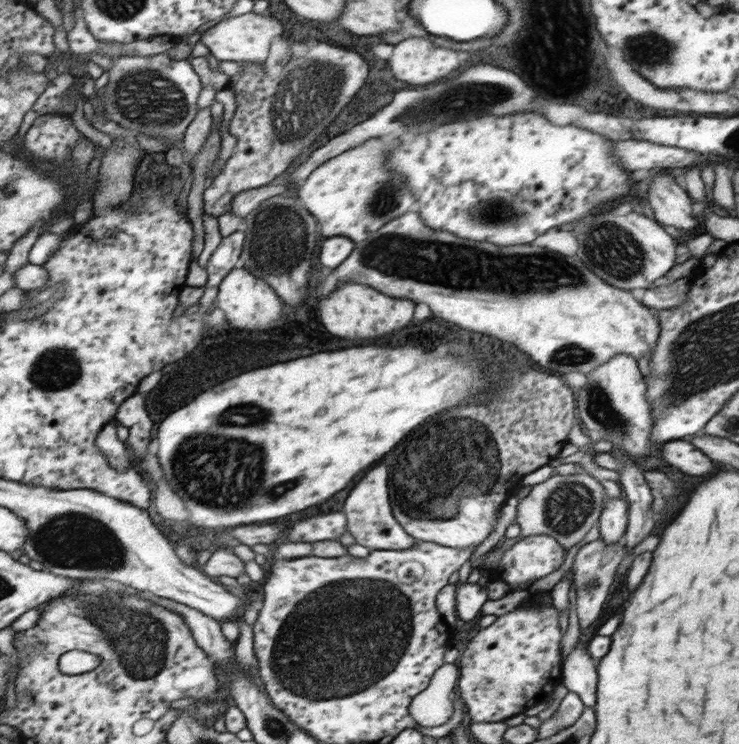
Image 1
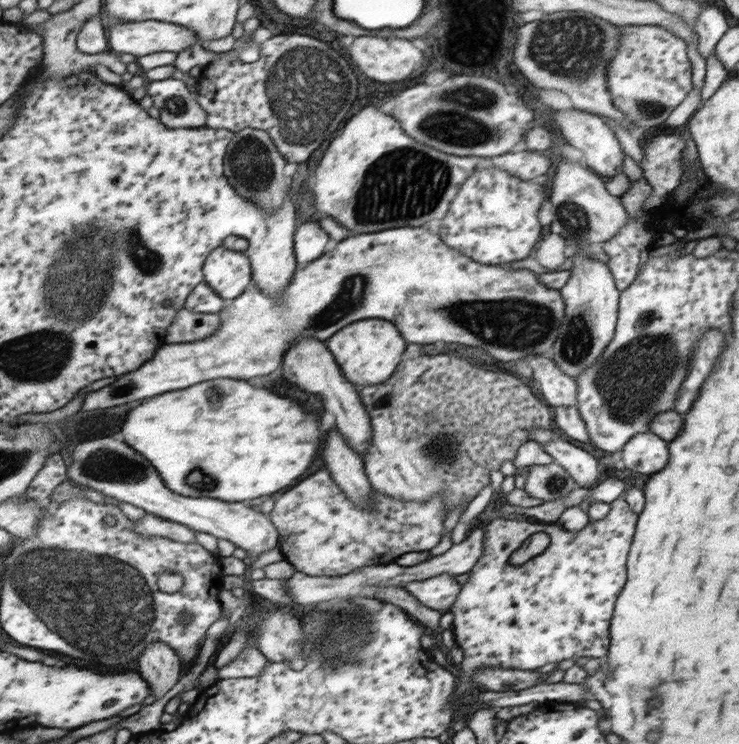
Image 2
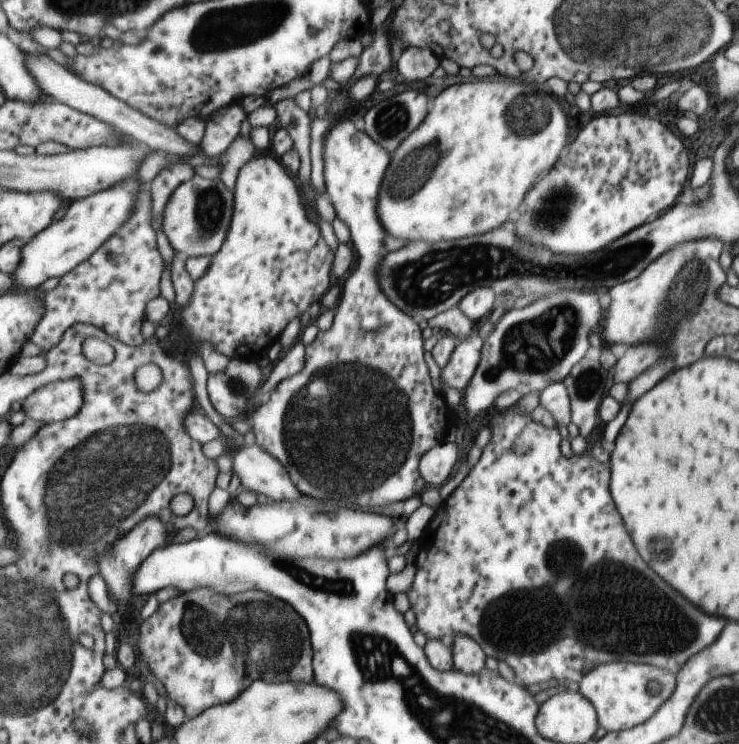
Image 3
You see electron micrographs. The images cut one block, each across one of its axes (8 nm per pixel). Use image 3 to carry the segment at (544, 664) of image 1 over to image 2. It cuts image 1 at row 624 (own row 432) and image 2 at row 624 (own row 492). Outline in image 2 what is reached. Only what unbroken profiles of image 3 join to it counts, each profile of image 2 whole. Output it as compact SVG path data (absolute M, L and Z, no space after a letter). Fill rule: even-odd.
M617 498L608 505L605 516L596 521L588 520L581 530L574 533L557 522L510 521L498 516L484 524L481 556L466 572L467 581L460 586L460 592L448 610L453 615L450 630L454 634L454 644L461 648L463 654L456 687L458 695L470 686L474 670L482 668L483 664L491 664L485 668L533 670L567 658L575 661L581 656L590 656L599 660L601 656L606 656L607 642L611 641L609 618L614 612L621 586L625 584L625 560L637 520L625 500ZM534 532L547 533L549 546L533 558L511 563L511 553L515 554L523 540Z

